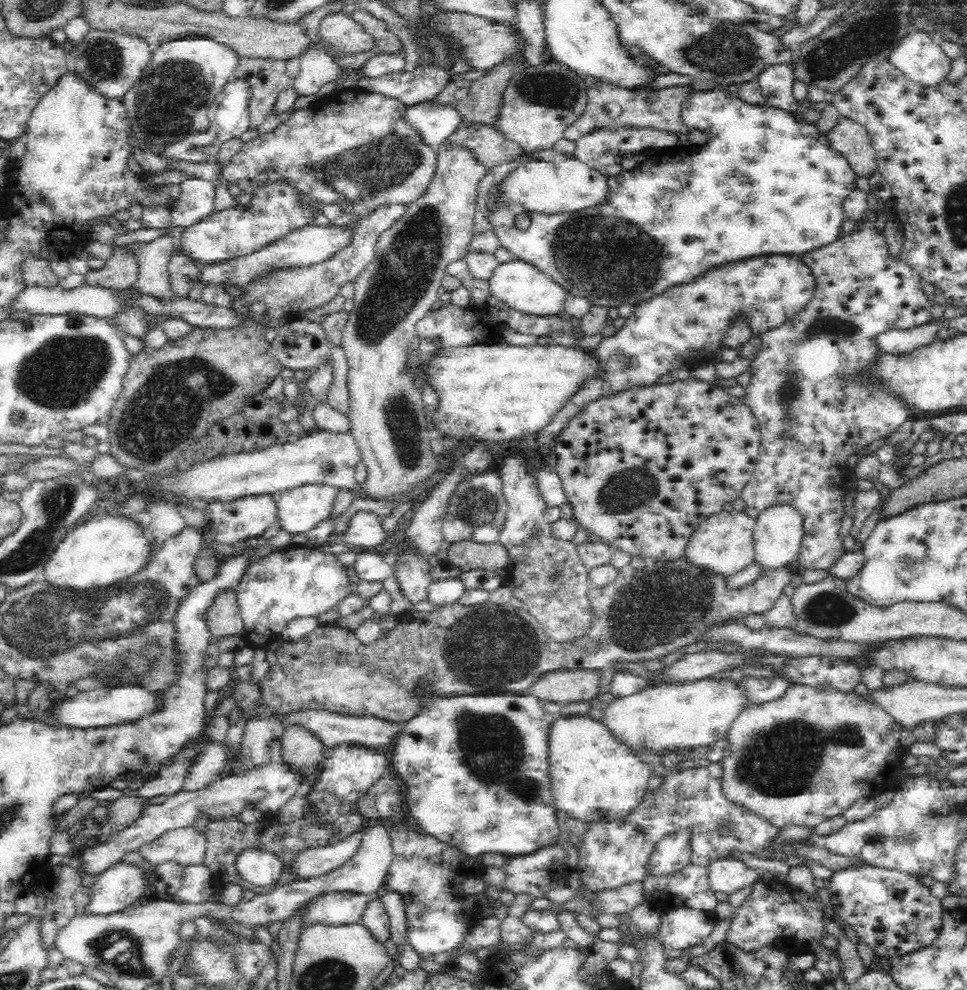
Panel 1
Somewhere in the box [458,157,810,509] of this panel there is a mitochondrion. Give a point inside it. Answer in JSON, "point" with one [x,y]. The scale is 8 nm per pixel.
{"point":[585,247]}

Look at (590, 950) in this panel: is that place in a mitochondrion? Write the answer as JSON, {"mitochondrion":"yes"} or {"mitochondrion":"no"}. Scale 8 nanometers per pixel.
{"mitochondrion":"no"}

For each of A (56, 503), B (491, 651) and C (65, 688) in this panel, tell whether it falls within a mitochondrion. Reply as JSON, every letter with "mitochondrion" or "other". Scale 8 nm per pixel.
{"A":"mitochondrion","B":"mitochondrion","C":"other"}

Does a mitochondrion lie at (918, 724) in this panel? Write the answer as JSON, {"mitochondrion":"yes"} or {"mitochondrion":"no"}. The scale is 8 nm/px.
{"mitochondrion":"no"}

